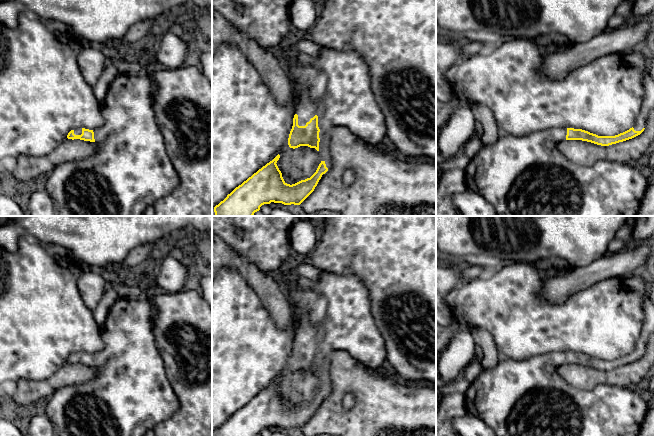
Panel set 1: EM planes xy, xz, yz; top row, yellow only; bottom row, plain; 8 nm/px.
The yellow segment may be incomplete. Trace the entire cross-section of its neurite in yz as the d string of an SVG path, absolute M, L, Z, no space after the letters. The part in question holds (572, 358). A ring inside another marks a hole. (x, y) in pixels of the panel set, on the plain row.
M649 296L644 299L643 310L644 321L634 350L629 354L615 360L598 360L588 355L574 352L552 352L540 356L535 356L527 360L514 360L504 355L500 355L498 364L494 368L483 369L479 376L470 384L469 388L467 389L465 393L466 412L479 417L487 426L489 426L494 431L495 436L639 436L644 417L649 409L646 400L643 399L639 394L633 392L629 388L613 385L598 385L590 391L580 390L568 384L557 373L557 368L564 364L582 364L601 370L609 370L640 359L646 351L648 338L652 334L654 334L654 304Z

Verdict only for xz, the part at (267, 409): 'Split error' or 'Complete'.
Split error

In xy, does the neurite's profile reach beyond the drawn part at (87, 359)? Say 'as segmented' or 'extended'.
extended

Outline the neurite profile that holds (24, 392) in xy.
M66 362L49 378L42 380L20 379L13 384L11 397L21 406L46 401L58 389L87 382L98 374L96 366Z

